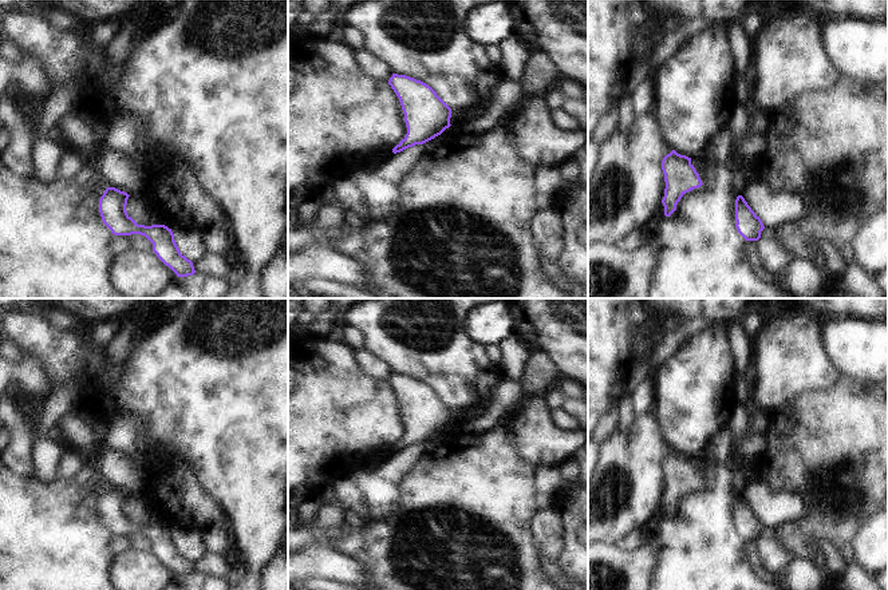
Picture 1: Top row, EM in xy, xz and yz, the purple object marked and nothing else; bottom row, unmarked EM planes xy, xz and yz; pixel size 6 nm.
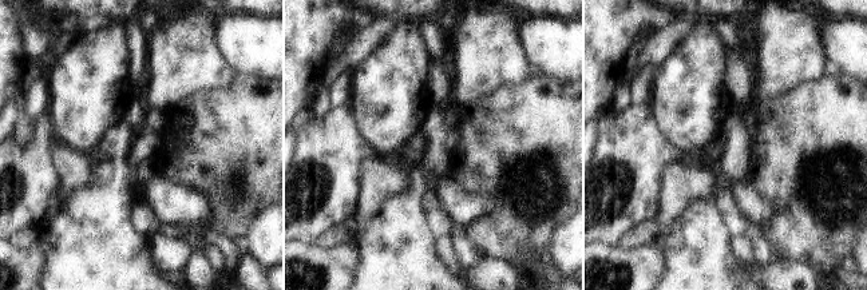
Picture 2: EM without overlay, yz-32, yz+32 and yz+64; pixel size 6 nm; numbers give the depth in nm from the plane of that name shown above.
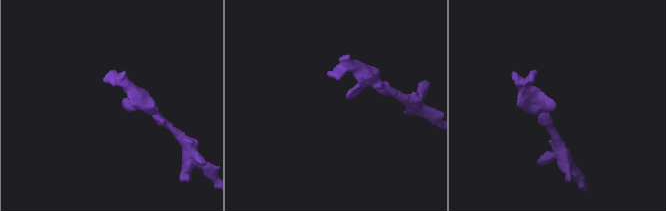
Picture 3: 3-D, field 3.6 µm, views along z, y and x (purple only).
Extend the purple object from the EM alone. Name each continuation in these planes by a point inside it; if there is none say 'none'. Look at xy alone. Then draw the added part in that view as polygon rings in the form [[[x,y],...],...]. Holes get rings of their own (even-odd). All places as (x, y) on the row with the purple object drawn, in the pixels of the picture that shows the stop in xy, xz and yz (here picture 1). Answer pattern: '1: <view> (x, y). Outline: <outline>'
none.

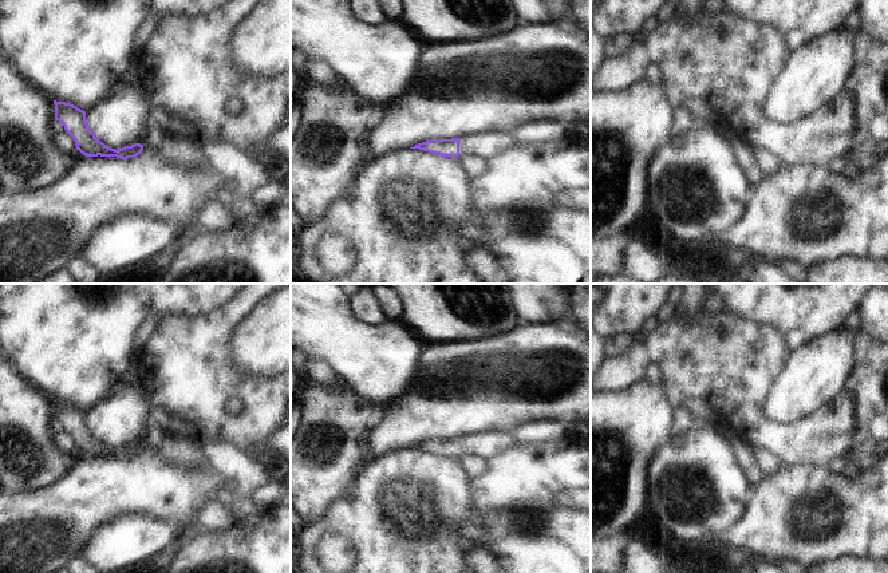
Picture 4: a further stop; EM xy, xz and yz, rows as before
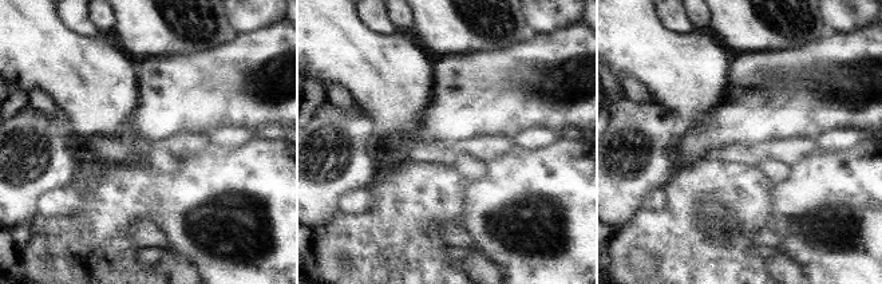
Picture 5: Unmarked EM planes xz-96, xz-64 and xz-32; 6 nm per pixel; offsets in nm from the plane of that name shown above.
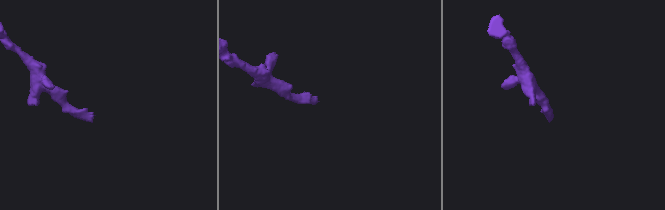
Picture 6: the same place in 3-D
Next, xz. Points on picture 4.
1: xz (488, 145). Outline: [[[486,131],[461,137],[459,154],[479,155],[485,161],[489,161],[517,145],[518,142],[513,133]]]

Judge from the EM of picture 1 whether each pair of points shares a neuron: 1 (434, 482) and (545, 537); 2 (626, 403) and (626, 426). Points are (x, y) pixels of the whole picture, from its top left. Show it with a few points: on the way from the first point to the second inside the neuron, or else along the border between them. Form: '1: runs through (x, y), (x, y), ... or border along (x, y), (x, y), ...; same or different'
1: border along (537, 511), (533, 519), (533, 533), (543, 557); different
2: runs through (626, 408), (626, 420); same

